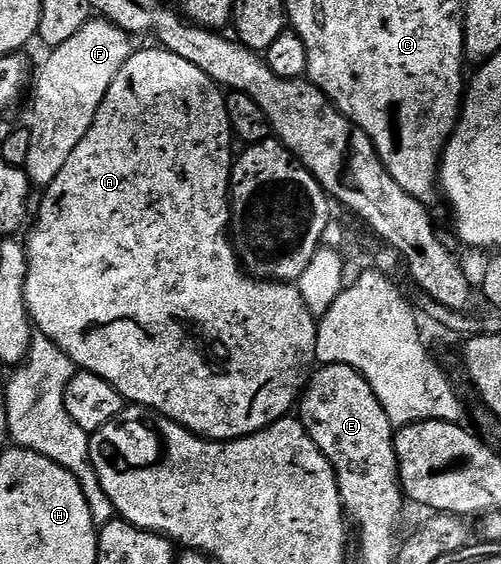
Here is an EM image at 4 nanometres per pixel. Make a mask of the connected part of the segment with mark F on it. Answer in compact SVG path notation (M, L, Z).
M96 16L78 28L66 44L49 53L52 55L45 60L34 80L36 99L32 102L30 156L23 167L33 187L47 188L54 176L66 168L66 160L70 160L74 148L82 144L82 136L90 132L90 124L94 124L94 116L102 100L106 100L114 76L122 72L122 64L126 64L134 53L132 42L122 28L103 16Z

